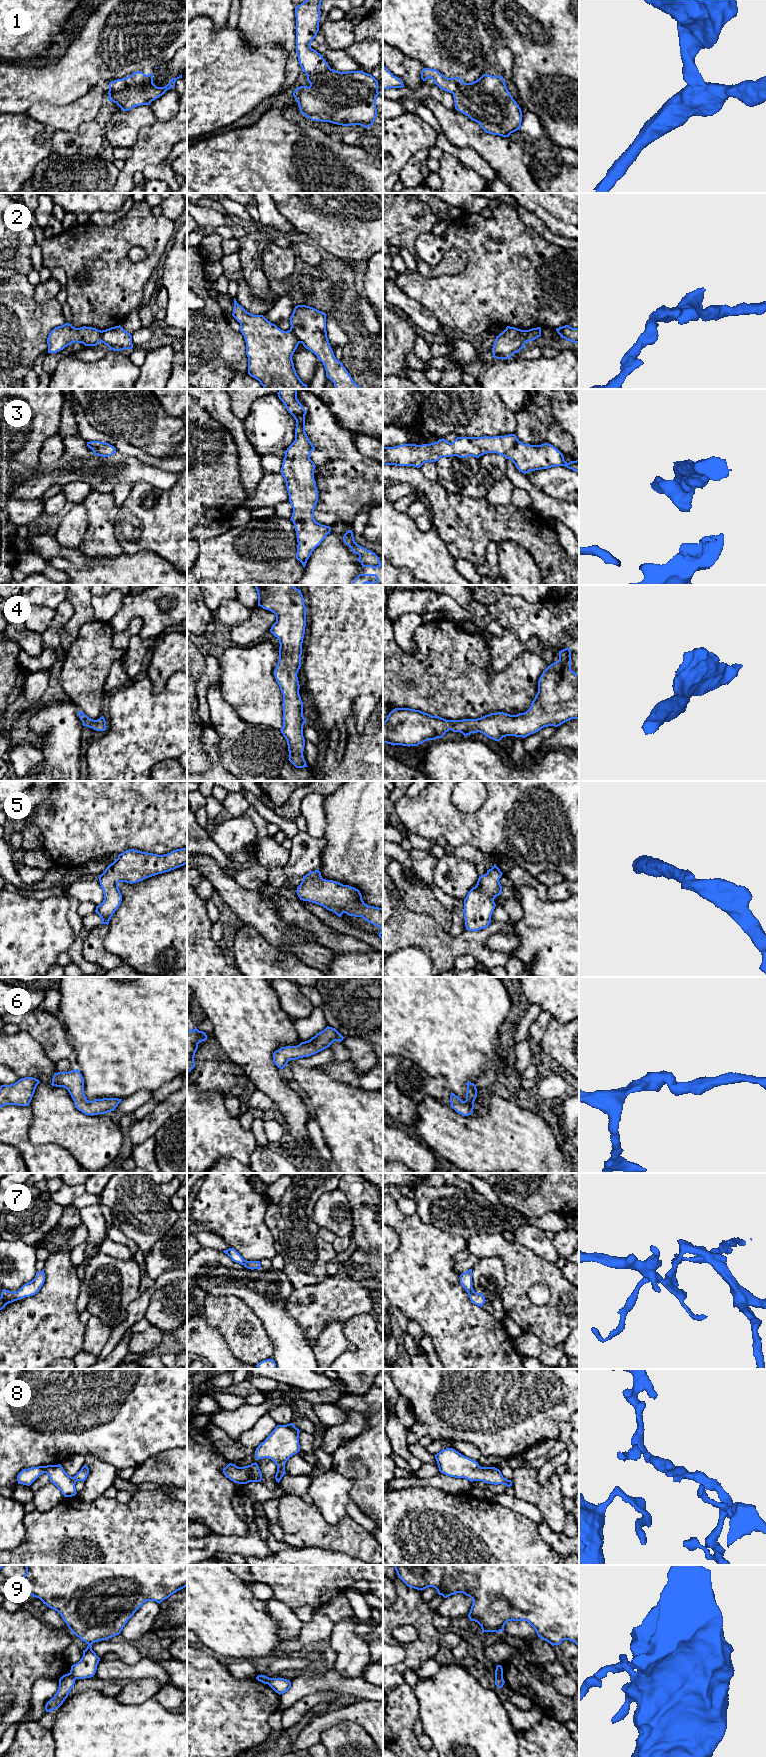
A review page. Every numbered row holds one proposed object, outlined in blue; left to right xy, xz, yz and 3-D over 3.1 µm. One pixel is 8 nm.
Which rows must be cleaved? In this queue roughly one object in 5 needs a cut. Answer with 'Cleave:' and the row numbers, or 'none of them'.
Cleave: 1, 2, 9

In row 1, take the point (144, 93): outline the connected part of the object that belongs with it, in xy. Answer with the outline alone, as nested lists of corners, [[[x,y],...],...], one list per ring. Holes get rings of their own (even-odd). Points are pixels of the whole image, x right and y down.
[[[150,73],[150,74],[148,74],[148,75],[146,76],[146,78],[144,79],[143,82],[141,82],[140,84],[137,84],[135,87],[129,88],[129,89],[123,89],[123,90],[121,90],[121,91],[118,91],[118,92],[114,92],[114,93],[109,94],[108,100],[110,100],[110,101],[112,101],[112,102],[114,102],[114,103],[116,103],[116,104],[121,108],[121,110],[123,110],[123,111],[129,111],[129,110],[131,110],[132,108],[137,107],[137,106],[141,106],[141,105],[150,105],[150,103],[151,103],[152,101],[154,101],[155,99],[157,99],[157,98],[159,98],[160,96],[162,96],[167,90],[169,90],[169,89],[171,89],[171,88],[174,88],[175,82],[176,82],[176,80],[179,79],[179,78],[182,78],[182,74],[181,74],[179,77],[177,77],[177,78],[172,78],[172,79],[170,80],[170,82],[169,82],[166,86],[164,86],[164,87],[157,87],[157,86],[153,83],[153,75],[152,75],[152,73]]]

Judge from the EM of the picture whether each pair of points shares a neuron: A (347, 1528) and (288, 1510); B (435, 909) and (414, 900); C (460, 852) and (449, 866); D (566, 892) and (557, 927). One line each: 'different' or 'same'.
A: same
B: same
C: different
D: different

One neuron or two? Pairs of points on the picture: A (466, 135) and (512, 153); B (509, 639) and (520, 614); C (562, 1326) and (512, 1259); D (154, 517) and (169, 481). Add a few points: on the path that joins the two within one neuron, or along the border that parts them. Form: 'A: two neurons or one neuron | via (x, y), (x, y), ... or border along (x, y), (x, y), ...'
A: one neuron | via (477, 139), (501, 153)
B: two neurons | border along (504, 627), (512, 631), (522, 643), (535, 637)
C: one neuron | via (542, 1321), (518, 1297), (518, 1279)
D: two neurons | border along (176, 481), (165, 490), (154, 488)

